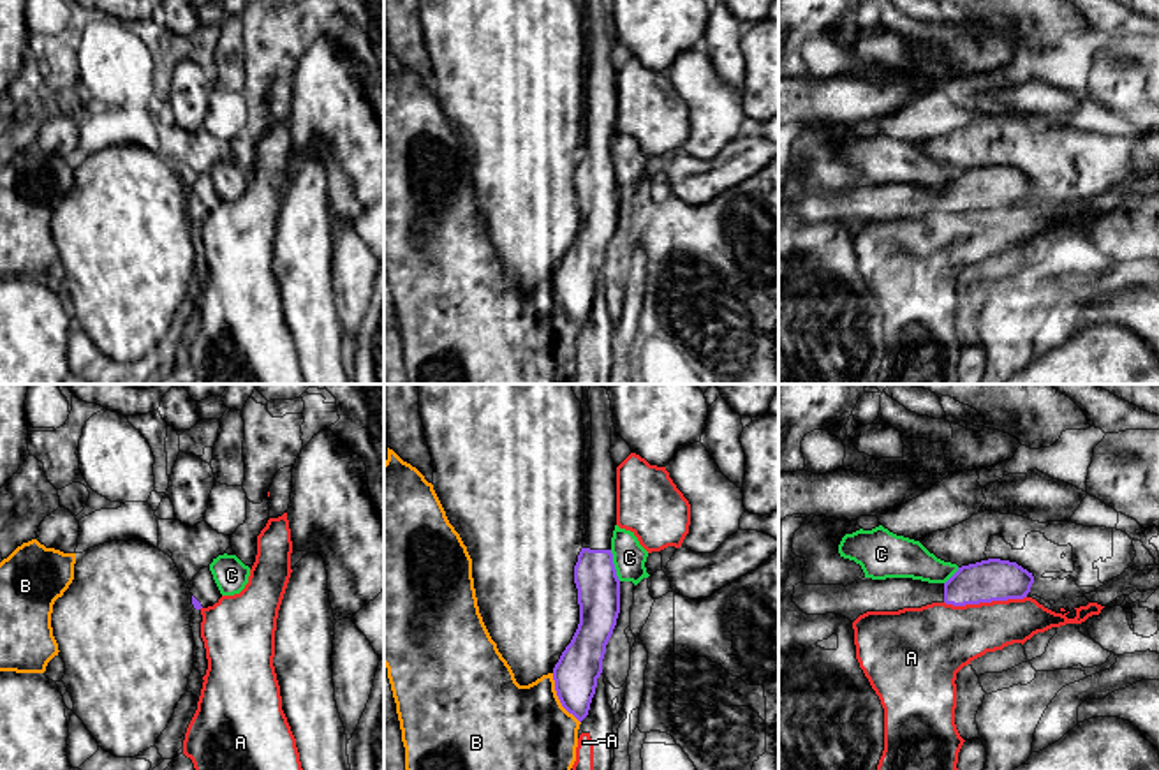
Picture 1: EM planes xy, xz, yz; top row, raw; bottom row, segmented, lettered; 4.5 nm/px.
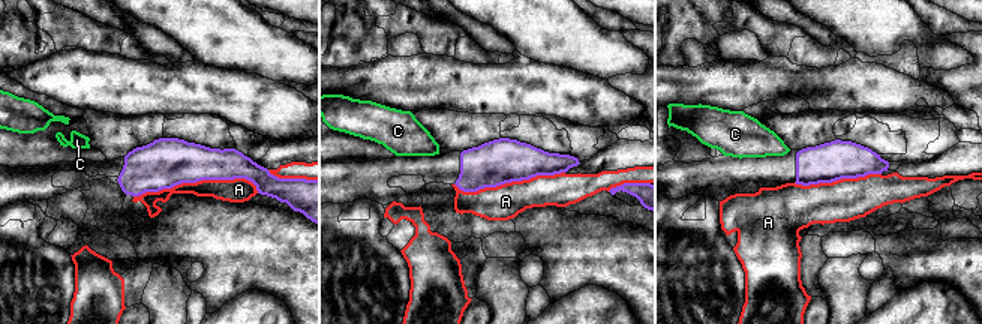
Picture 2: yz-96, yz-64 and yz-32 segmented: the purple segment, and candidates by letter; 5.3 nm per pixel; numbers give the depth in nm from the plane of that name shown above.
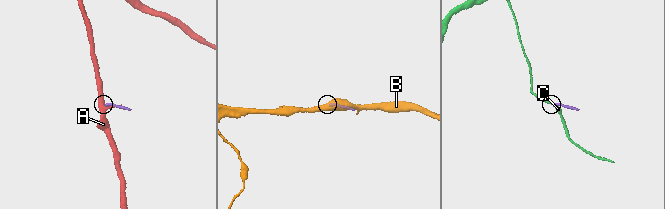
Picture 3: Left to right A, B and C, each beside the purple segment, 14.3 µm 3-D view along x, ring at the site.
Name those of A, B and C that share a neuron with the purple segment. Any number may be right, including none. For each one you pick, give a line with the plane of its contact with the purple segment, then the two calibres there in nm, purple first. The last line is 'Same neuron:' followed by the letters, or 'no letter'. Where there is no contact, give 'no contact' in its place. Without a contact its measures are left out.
Same neuron: no letter

